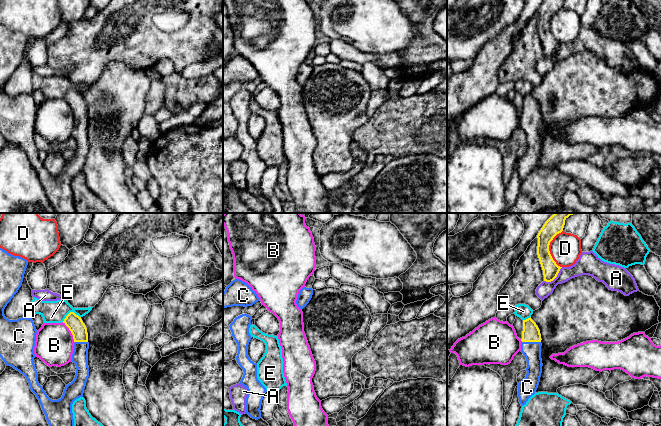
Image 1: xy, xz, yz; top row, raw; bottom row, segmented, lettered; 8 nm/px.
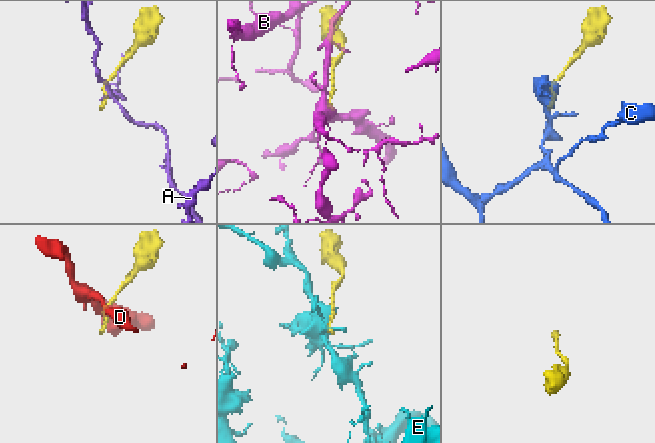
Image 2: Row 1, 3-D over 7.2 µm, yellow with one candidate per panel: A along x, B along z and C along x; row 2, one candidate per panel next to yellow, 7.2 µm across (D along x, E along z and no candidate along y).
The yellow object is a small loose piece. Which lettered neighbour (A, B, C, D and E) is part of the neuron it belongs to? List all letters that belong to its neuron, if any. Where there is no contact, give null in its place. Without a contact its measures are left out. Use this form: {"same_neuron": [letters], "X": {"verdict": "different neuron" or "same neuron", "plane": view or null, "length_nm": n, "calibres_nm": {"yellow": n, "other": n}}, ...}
{"same_neuron": ["C"], "A": {"verdict": "different neuron", "plane": "yz", "length_nm": 190, "calibres_nm": {"yellow": 130, "other": 130}}, "B": {"verdict": "different neuron", "plane": "xy", "length_nm": 190, "calibres_nm": {"yellow": 130, "other": 320}}, "C": {"verdict": "same neuron", "plane": "yz", "length_nm": 150, "calibres_nm": {"yellow": 140, "other": 140}}, "D": {"verdict": "different neuron", "plane": "yz", "length_nm": 300, "calibres_nm": {"yellow": 130, "other": 260}}, "E": {"verdict": "different neuron", "plane": "xy", "length_nm": 160, "calibres_nm": {"yellow": 130, "other": 180}}}

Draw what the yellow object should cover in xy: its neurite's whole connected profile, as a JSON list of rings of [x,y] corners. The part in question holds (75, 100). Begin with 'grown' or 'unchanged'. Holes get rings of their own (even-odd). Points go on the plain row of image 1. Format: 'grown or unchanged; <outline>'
grown; [[[0,24],[0,133],[7,142],[13,143],[26,153],[30,165],[39,176],[46,196],[56,213],[77,213],[74,207],[72,180],[76,175],[83,173],[86,158],[89,153],[87,104],[81,93],[74,88],[70,88],[64,95],[63,99],[71,107],[75,118],[71,137],[76,141],[76,151],[74,156],[66,161],[60,175],[50,175],[38,158],[38,148],[34,140],[34,123],[37,106],[32,94],[22,93],[17,96],[9,96],[4,91],[5,83],[22,61],[27,41],[28,37],[26,35],[9,30]]]

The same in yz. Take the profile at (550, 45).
unchanged; [[[544,0],[539,7],[537,31],[543,46],[544,57],[553,57],[562,43],[558,42],[553,36],[549,21],[553,14],[563,7],[565,0]]]

